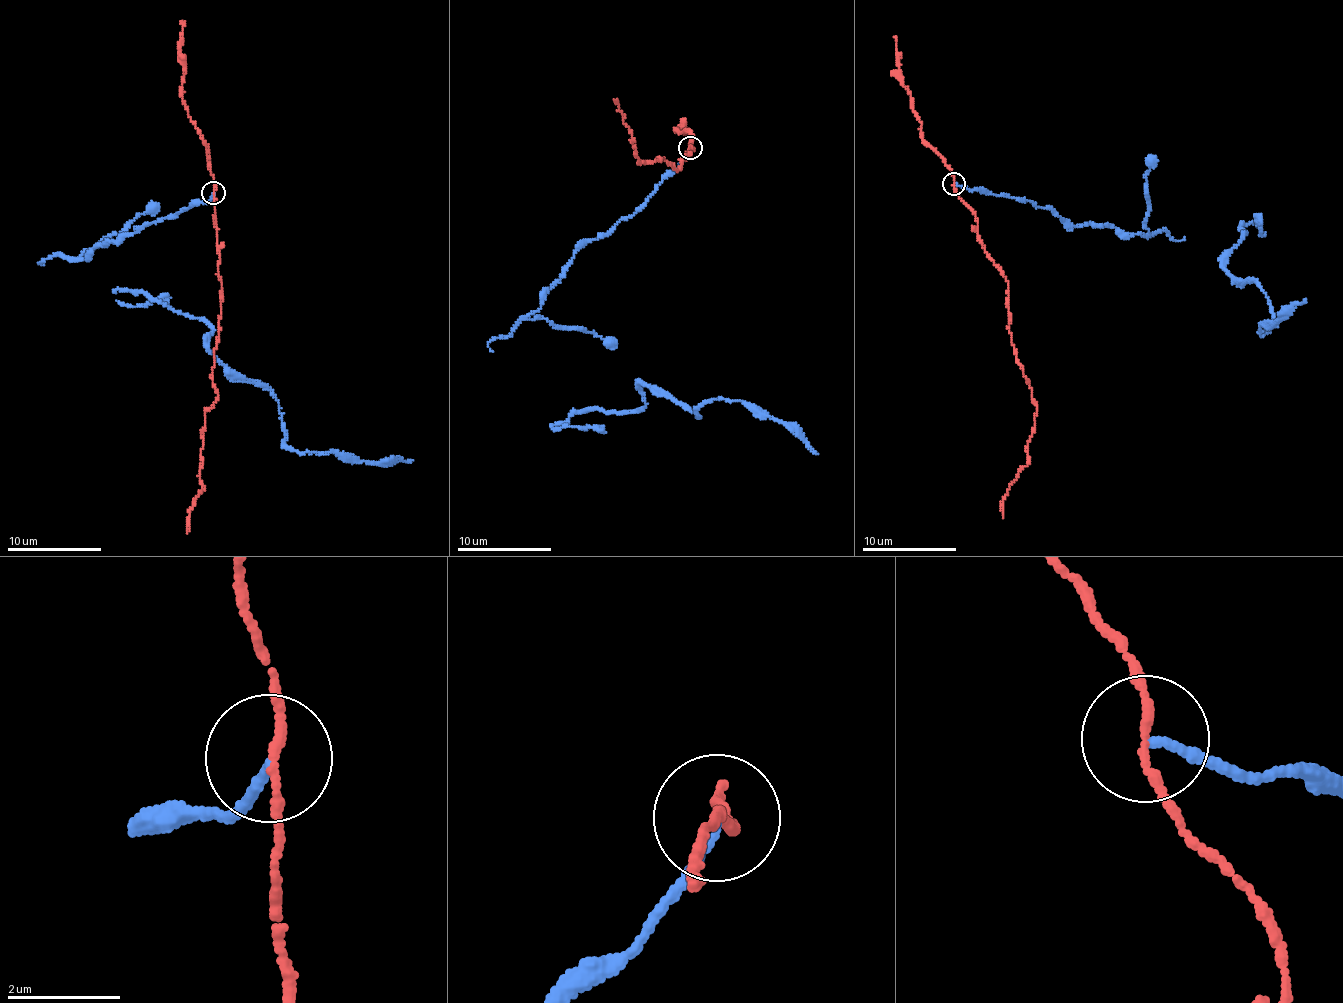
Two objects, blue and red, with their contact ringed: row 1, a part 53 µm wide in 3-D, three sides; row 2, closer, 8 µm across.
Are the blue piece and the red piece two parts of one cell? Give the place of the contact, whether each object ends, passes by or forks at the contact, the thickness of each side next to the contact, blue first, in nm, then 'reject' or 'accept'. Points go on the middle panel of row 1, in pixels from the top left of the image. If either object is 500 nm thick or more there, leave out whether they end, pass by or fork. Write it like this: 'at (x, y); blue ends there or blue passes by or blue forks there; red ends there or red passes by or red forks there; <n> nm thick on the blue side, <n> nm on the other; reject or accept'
at (690, 147); blue ends there; red passes by; 140 nm thick on the blue side, 140 nm on the other; reject

